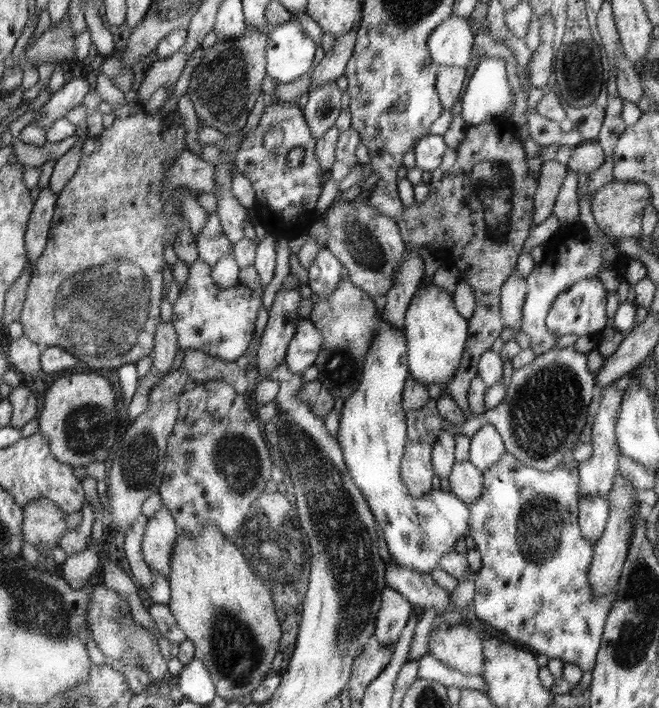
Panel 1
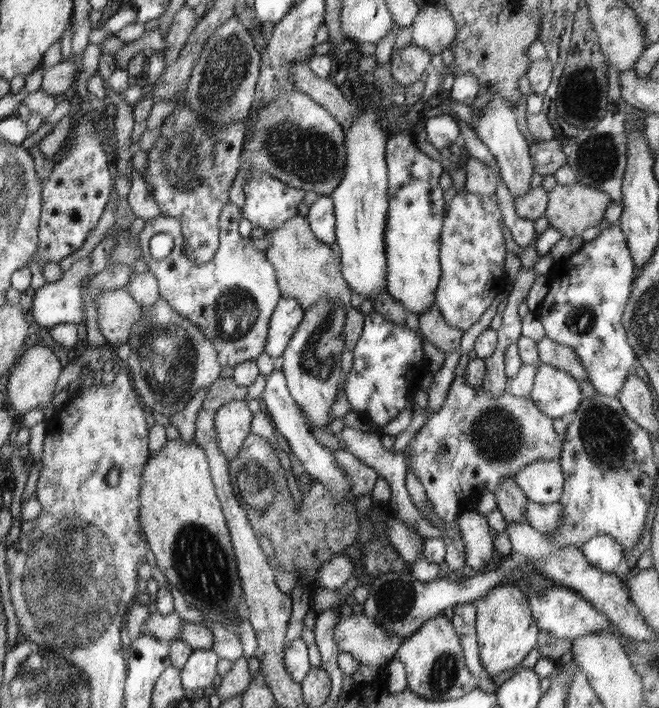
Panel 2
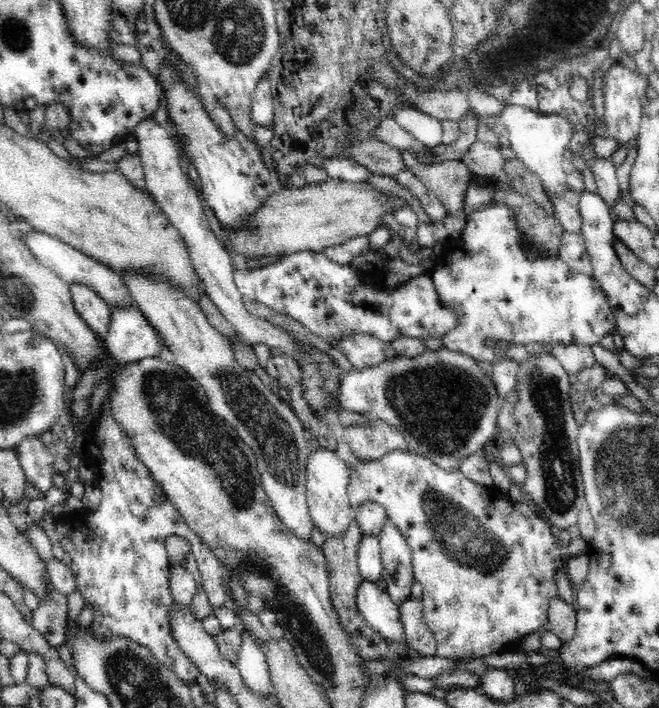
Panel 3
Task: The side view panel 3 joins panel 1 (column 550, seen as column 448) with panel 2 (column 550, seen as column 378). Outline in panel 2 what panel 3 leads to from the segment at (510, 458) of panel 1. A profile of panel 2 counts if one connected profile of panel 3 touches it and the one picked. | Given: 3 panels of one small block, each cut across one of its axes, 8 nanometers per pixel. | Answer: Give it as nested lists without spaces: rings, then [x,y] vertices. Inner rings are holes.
[[[559,459],[531,462],[513,477],[527,498],[538,504],[555,504],[563,496],[566,474]]]

